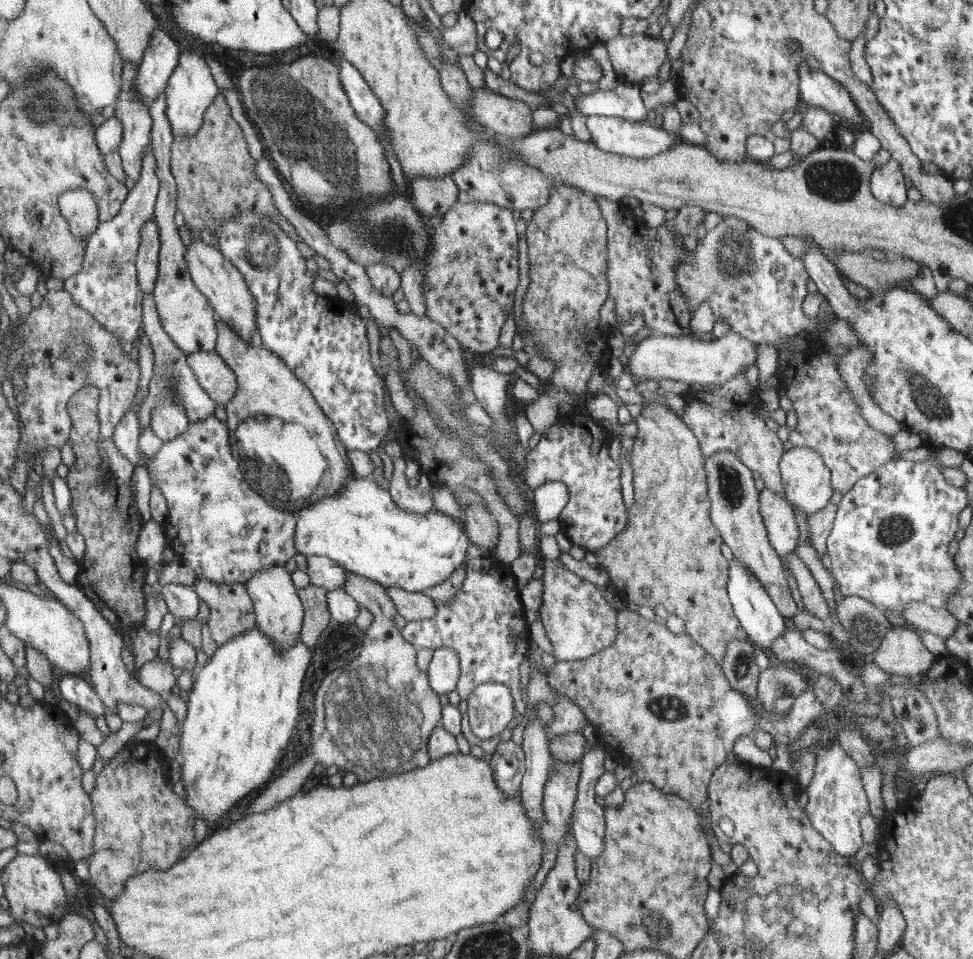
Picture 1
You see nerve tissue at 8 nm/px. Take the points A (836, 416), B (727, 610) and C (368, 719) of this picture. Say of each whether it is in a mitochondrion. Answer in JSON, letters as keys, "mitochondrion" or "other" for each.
{"A":"other","B":"other","C":"mitochondrion"}

